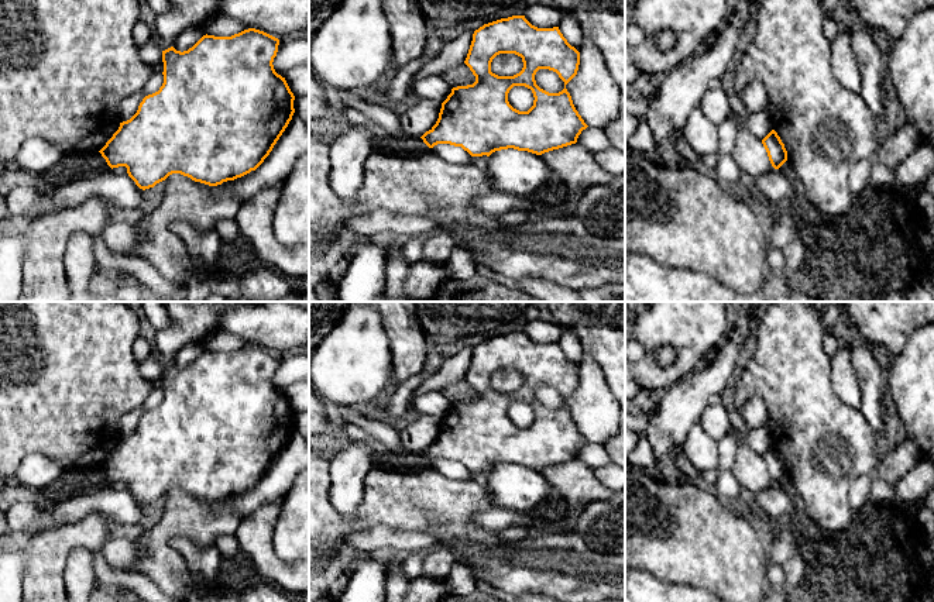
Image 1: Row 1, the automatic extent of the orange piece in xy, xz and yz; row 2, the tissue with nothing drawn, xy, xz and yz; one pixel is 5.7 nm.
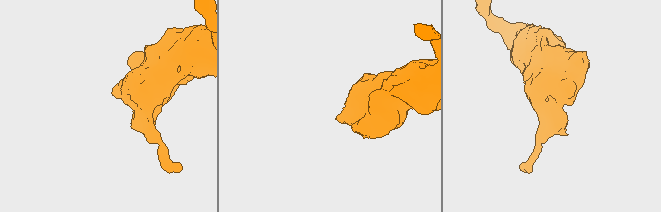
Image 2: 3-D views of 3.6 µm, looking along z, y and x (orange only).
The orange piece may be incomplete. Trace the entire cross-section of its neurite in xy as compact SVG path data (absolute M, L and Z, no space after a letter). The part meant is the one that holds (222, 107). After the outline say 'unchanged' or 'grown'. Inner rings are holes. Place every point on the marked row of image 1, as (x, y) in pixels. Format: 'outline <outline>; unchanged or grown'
outline M248 28L231 37L206 34L183 52L174 47L162 51L162 86L142 99L137 113L120 123L119 130L99 152L111 169L126 166L128 176L142 190L154 188L172 173L217 186L255 171L269 155L295 113L295 96L272 65L278 45L278 38Z; unchanged

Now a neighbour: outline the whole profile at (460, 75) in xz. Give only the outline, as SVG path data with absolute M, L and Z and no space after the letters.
M466 63L453 66L439 73L451 87L467 86L475 82L475 76Z

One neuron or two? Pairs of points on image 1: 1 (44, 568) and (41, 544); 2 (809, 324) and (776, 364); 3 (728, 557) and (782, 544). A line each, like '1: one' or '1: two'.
1: one
2: one
3: two

